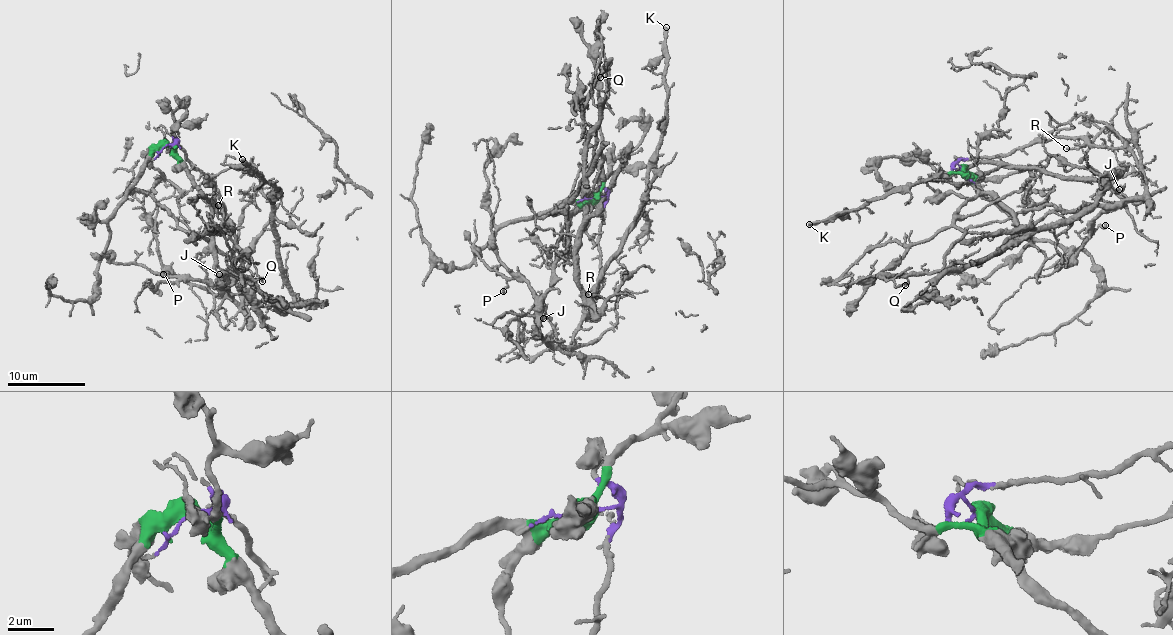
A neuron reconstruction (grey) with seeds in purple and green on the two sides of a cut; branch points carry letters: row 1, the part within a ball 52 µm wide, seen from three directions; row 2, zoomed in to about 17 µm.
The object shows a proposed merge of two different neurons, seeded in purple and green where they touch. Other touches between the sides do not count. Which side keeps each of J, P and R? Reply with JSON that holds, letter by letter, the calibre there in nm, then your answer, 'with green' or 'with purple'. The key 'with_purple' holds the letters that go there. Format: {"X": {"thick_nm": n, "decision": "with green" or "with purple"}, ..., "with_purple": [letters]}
{"J": {"thick_nm": 120, "decision": "with purple"}, "P": {"thick_nm": 120, "decision": "with purple"}, "R": {"thick_nm": 120, "decision": "with purple"}, "with_purple": ["J", "P", "R"]}

